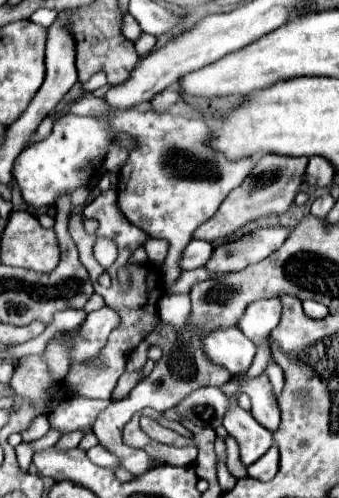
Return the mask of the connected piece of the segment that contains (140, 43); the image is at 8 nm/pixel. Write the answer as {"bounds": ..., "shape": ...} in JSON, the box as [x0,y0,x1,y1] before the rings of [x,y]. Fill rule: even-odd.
{"bounds":[134,33,155,57],"shape":[[[141,33],[139,39],[134,42],[134,45],[139,56],[144,57],[151,51],[151,49],[153,49],[153,45],[155,45],[155,37],[153,37],[153,35],[147,35],[147,33]]]}

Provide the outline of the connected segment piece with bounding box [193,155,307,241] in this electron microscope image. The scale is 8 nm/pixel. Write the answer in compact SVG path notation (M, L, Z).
M263 155L257 161L251 175L239 187L235 187L235 191L231 191L231 195L227 195L227 201L221 203L219 211L211 219L207 219L207 223L201 223L201 227L195 231L193 239L205 239L205 241L227 239L229 235L233 235L235 231L239 231L243 225L247 225L251 221L259 221L259 219L271 217L271 215L283 215L291 207L291 203L303 183L305 167L307 167L307 157Z

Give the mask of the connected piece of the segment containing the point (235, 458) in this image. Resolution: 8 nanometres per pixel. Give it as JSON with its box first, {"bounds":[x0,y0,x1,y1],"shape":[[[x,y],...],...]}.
{"bounds":[225,435,247,479],"shape":[[[228,435],[225,439],[226,445],[226,465],[229,467],[229,471],[231,471],[231,475],[235,477],[235,479],[241,479],[241,477],[245,477],[247,475],[247,471],[245,471],[245,467],[243,467],[243,463],[240,460],[239,454],[239,446],[235,439]]]}

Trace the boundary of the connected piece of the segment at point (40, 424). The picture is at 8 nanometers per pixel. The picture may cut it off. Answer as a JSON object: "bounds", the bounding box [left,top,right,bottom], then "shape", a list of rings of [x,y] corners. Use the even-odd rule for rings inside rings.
{"bounds":[21,417,49,441],"shape":[[[37,417],[25,431],[21,431],[23,441],[35,441],[39,437],[43,437],[49,431],[49,423],[45,417]]]}

